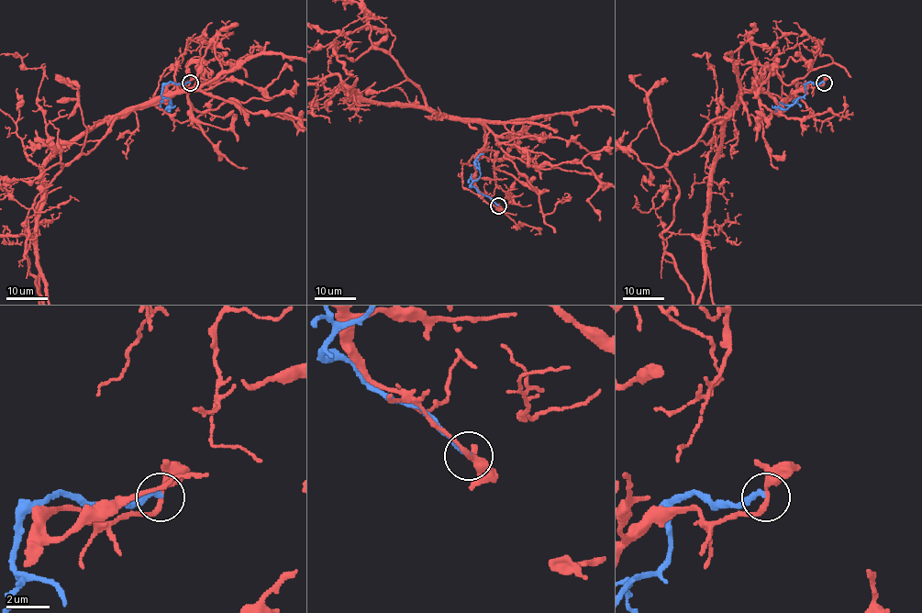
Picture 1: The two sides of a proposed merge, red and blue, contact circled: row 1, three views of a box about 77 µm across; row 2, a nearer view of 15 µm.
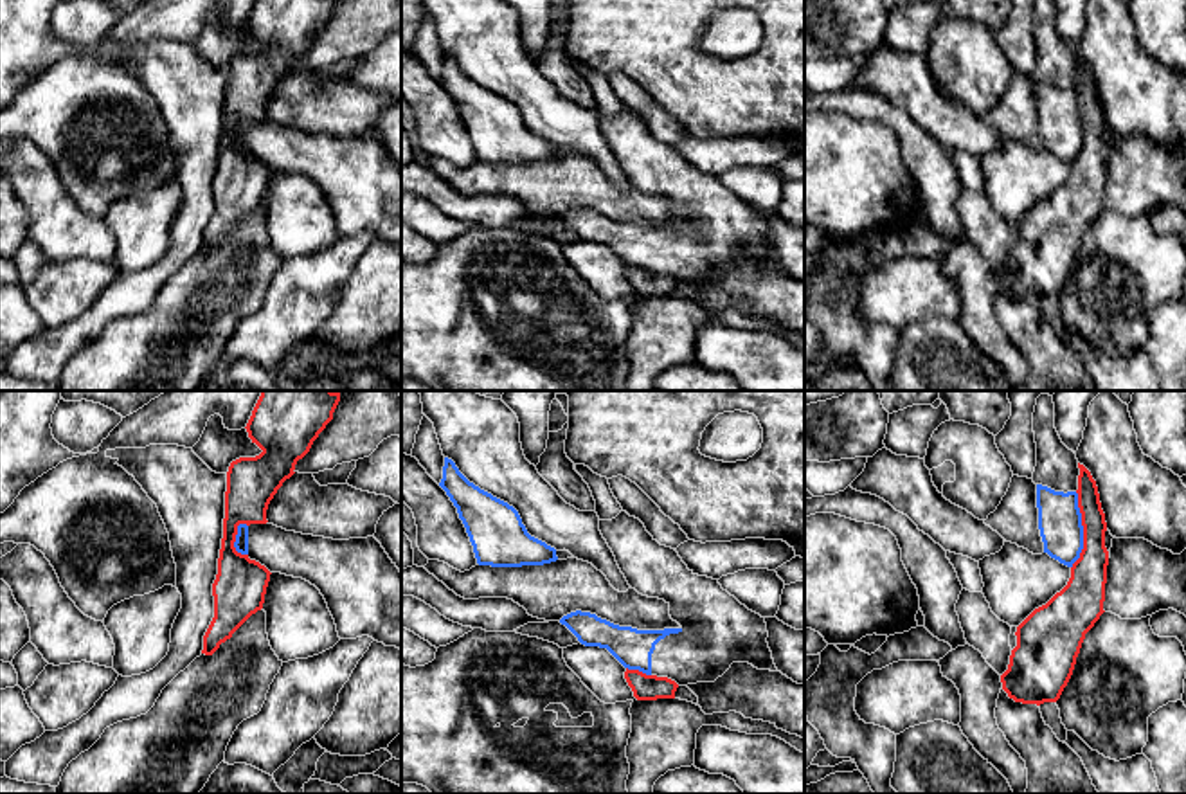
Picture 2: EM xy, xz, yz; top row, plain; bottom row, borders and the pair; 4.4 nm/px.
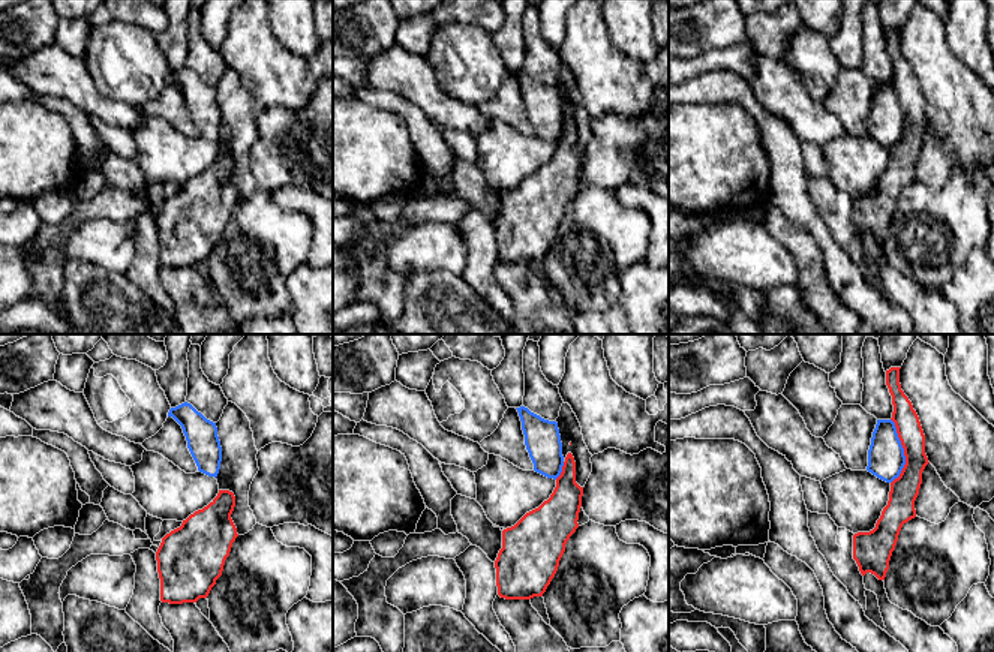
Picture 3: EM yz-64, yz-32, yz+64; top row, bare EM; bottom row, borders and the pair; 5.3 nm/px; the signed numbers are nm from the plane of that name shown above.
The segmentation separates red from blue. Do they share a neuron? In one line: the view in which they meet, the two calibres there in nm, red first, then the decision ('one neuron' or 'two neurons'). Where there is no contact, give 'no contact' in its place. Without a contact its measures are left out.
meets red in yz; 160 nm thick on the red side, 190 nm on the other; two neurons

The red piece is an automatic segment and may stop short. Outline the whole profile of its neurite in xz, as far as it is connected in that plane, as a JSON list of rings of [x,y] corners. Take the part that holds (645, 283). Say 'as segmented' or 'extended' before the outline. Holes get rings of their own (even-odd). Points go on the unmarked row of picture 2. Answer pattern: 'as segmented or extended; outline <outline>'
as segmented; outline [[[639,266],[624,268],[624,275],[637,297],[675,295],[678,281],[668,274],[646,272]]]

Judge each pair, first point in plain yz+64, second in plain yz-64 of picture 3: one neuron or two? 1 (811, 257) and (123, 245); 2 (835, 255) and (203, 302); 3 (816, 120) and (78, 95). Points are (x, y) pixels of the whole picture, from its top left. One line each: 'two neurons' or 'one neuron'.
1: two neurons
2: one neuron
3: one neuron

